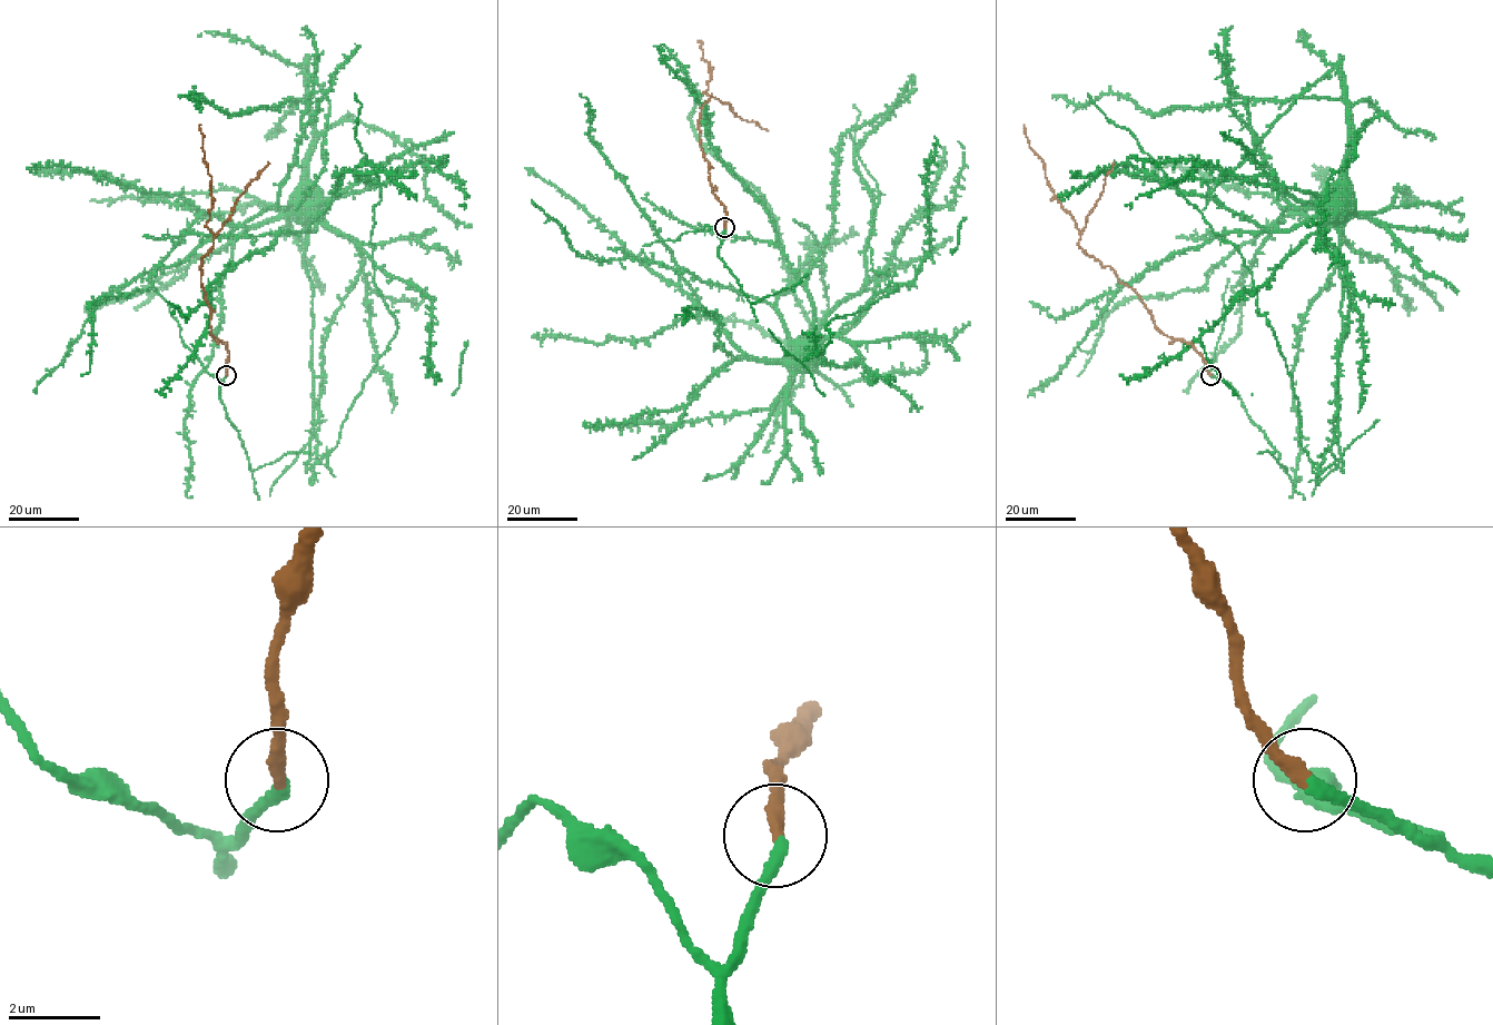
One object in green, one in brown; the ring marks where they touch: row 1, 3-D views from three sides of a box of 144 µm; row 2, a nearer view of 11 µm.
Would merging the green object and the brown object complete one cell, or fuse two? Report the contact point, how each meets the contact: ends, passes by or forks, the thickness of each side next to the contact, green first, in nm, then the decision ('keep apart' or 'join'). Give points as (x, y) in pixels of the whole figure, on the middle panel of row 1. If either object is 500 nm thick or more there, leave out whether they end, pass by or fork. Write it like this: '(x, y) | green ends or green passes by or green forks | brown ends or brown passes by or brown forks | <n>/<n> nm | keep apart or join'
(724, 227) | green ends | brown ends | 280/320 nm | join

